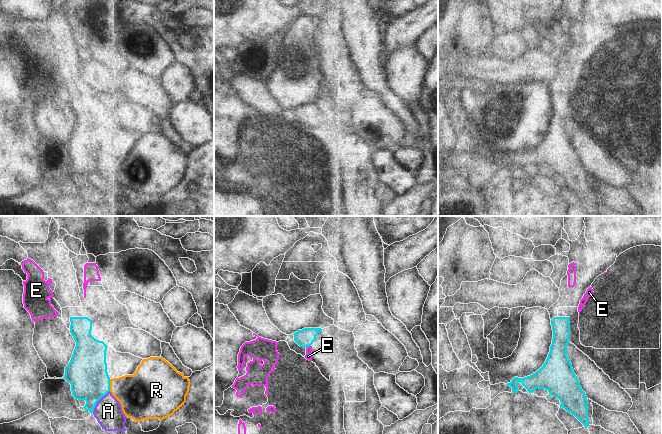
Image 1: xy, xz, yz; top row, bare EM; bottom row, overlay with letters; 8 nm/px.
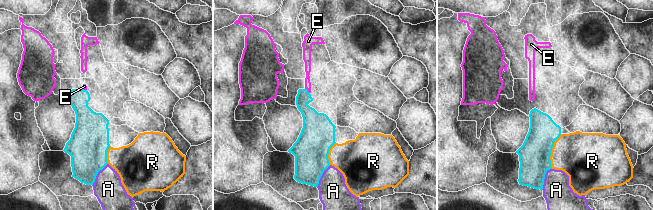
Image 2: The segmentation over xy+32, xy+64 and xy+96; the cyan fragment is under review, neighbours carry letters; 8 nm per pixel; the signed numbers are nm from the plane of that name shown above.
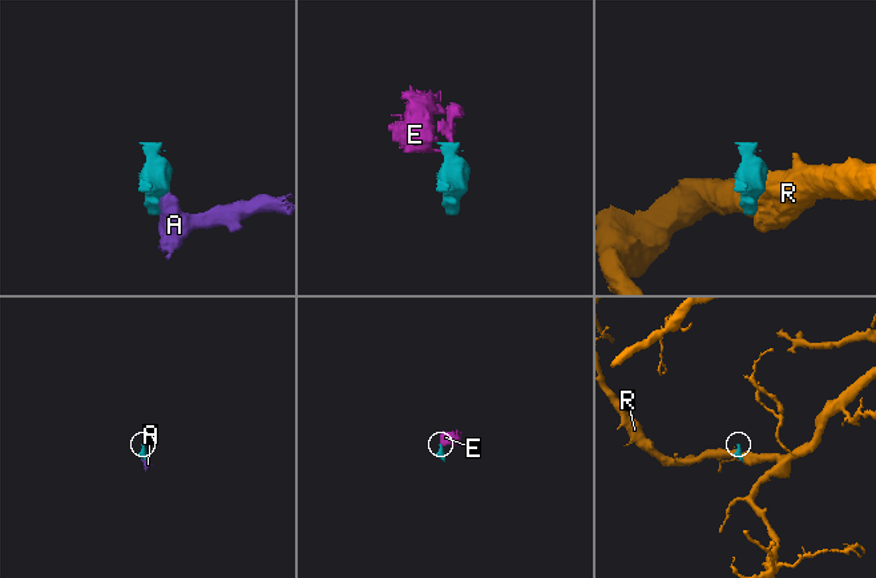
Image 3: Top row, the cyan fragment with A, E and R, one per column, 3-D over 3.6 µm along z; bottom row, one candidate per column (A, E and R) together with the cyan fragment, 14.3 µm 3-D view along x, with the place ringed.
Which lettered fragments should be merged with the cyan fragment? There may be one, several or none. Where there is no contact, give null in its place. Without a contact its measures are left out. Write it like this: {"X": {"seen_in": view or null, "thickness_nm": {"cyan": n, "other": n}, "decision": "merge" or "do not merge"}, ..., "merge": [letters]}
{"A": {"seen_in": "xy", "thickness_nm": {"cyan": 320, "other": 220}, "decision": "do not merge"}, "E": {"seen_in": "xz", "thickness_nm": {"cyan": 140, "other": 60}, "decision": "do not merge"}, "R": {"seen_in": "xy", "thickness_nm": {"cyan": 320, "other": 320}, "decision": "do not merge"}, "merge": []}

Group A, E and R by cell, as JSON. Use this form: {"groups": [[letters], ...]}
{"groups": [["A"], ["E"], ["R"]]}

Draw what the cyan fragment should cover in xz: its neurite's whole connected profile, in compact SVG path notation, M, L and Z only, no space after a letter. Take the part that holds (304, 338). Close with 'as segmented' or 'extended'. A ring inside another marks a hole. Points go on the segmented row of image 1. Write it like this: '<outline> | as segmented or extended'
M304 328L295 332L294 341L300 346L307 348L316 340L316 336L322 332L321 328Z | as segmented

